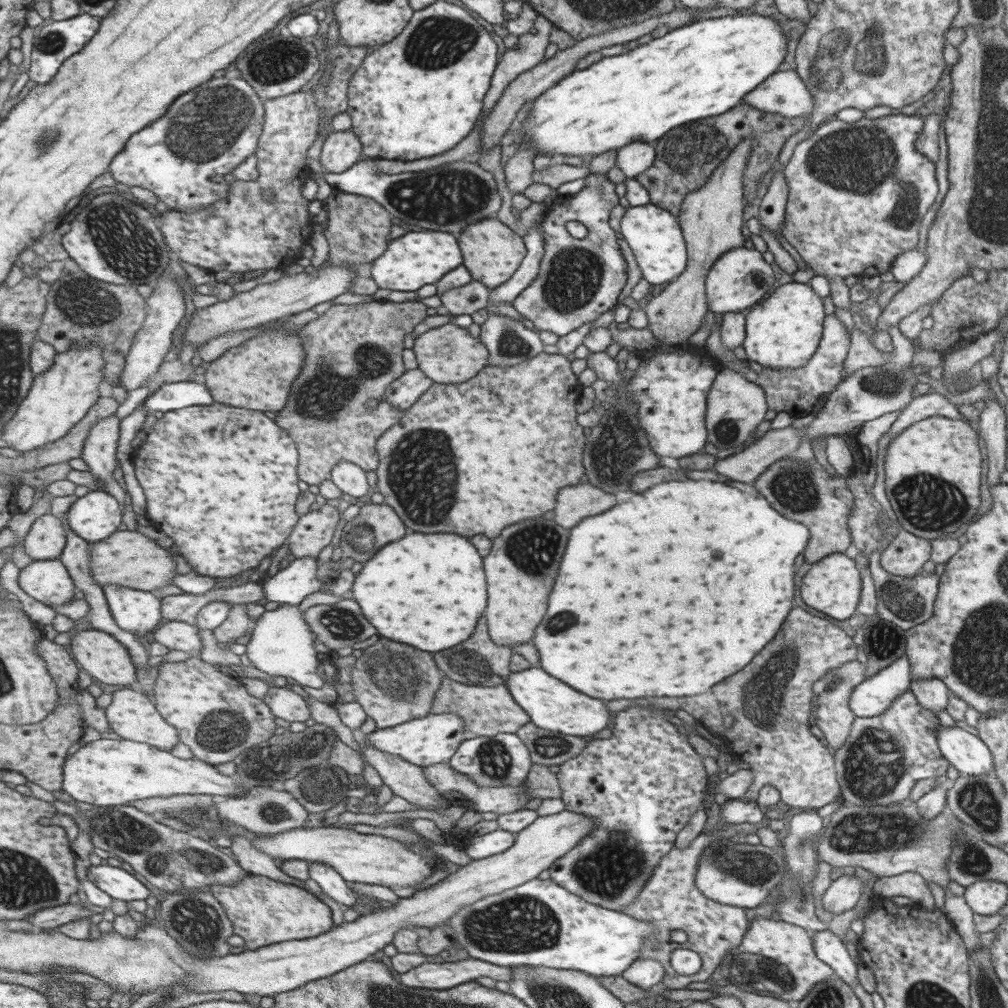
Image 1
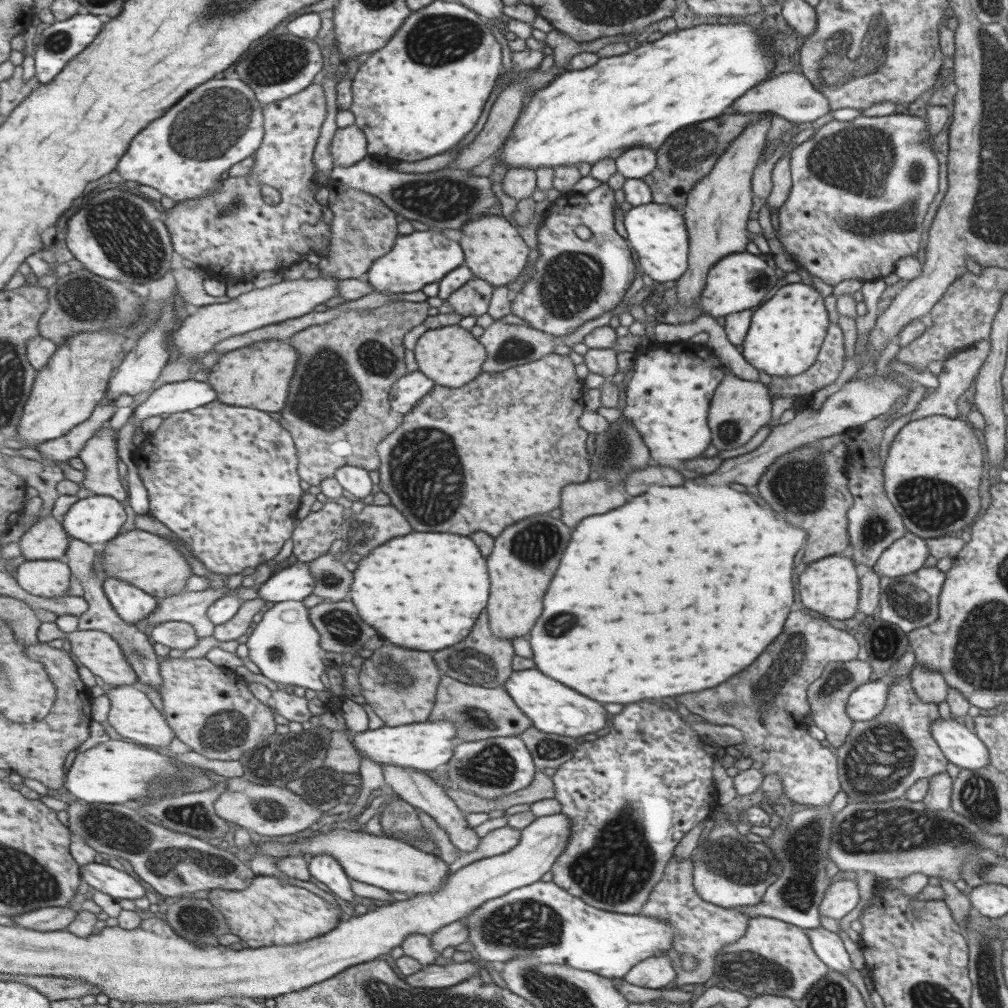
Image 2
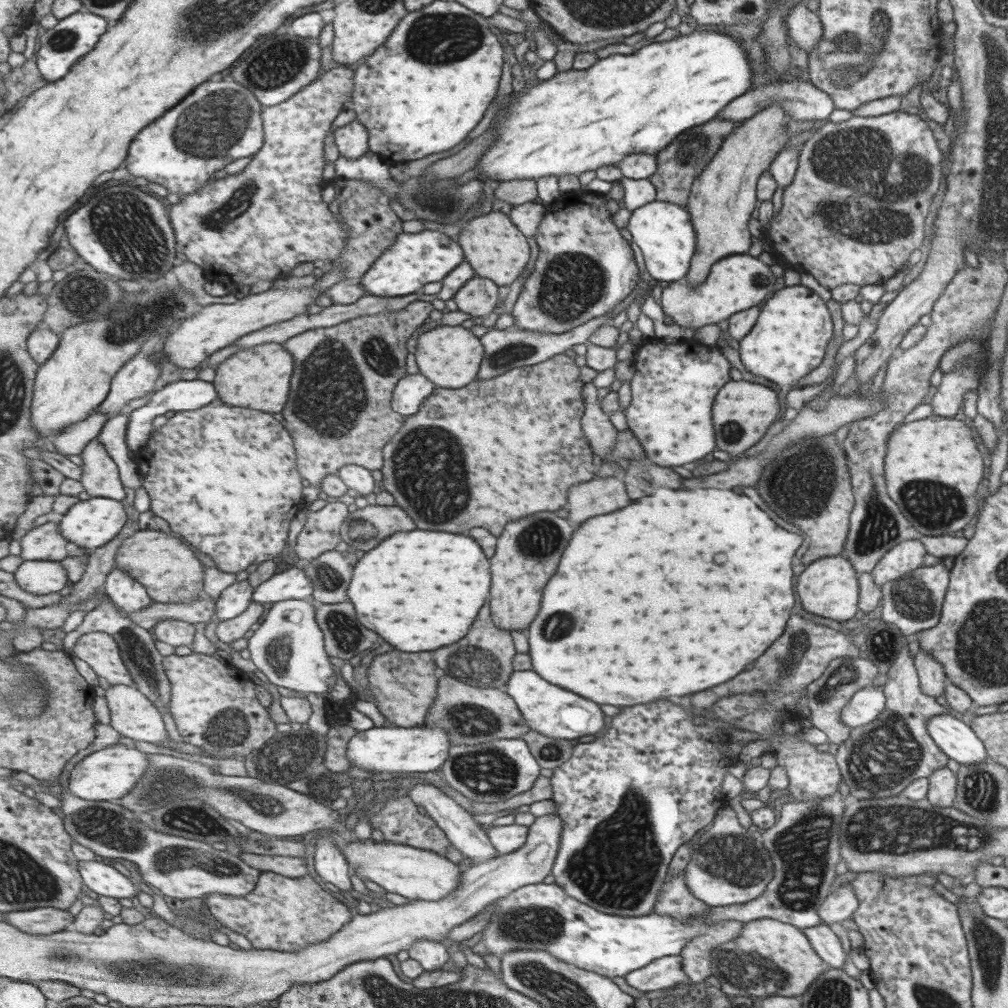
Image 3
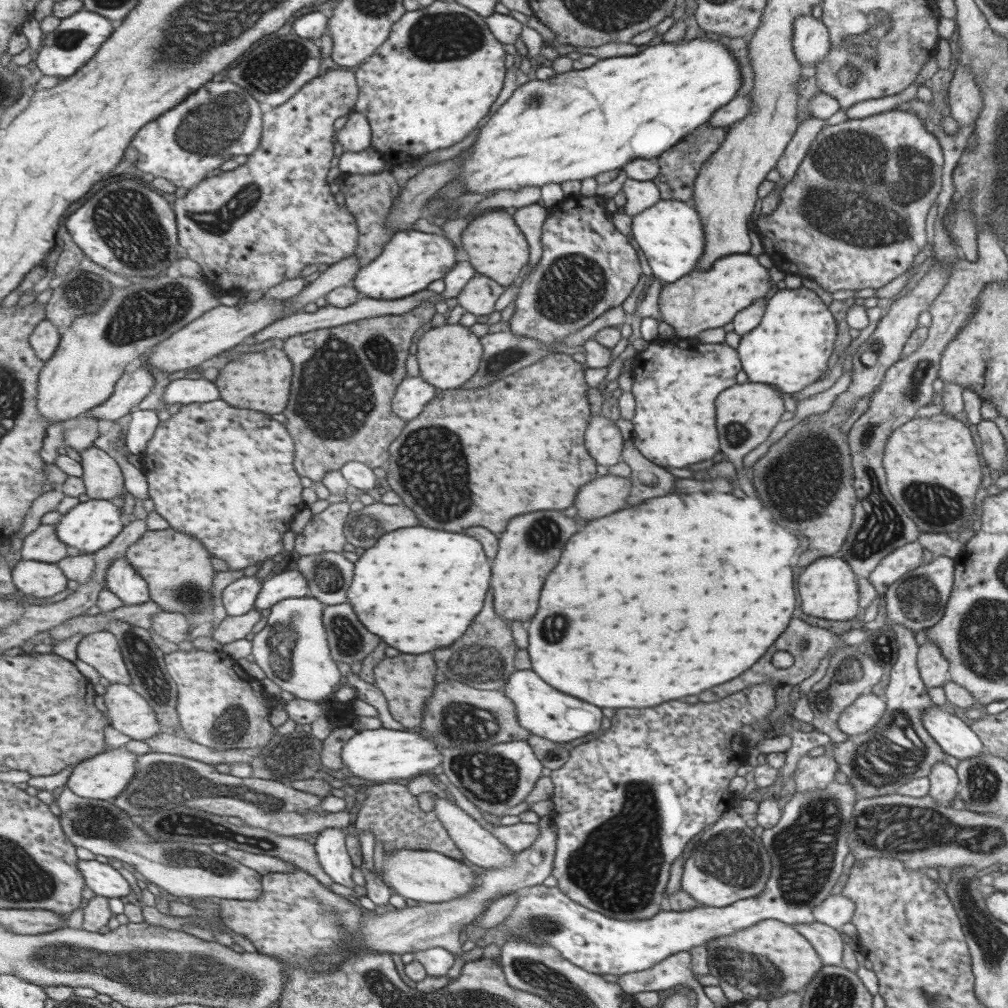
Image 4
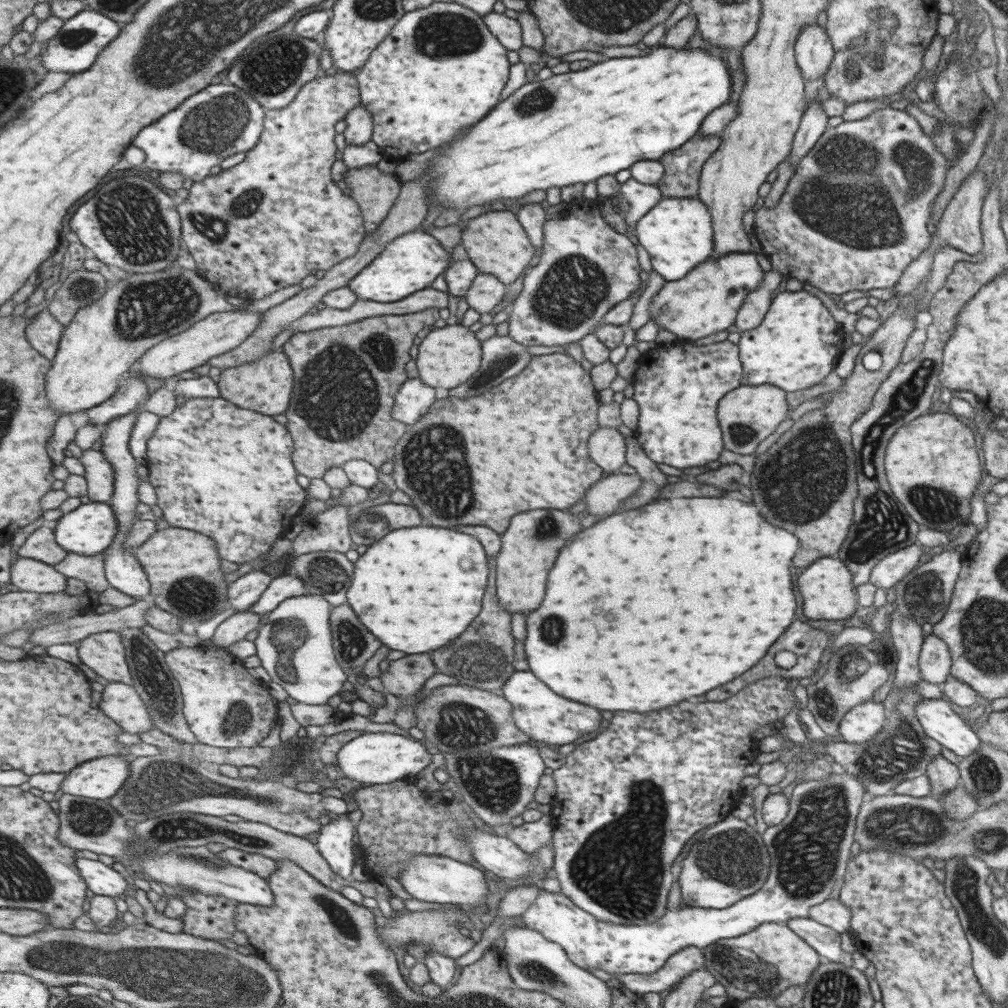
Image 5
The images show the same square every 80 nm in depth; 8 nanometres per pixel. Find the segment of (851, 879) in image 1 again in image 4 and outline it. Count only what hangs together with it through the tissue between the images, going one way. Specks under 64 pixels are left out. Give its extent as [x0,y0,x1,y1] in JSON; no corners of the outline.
[813,895,855,932]

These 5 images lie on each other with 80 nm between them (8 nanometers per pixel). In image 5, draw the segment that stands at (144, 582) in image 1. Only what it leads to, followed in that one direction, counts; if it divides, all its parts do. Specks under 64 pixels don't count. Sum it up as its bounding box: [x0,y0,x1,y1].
[135,526,231,620]

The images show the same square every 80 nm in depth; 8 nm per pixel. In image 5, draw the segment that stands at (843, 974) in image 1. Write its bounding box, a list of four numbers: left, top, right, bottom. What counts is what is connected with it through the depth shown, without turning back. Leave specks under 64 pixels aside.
[787,918,843,962]

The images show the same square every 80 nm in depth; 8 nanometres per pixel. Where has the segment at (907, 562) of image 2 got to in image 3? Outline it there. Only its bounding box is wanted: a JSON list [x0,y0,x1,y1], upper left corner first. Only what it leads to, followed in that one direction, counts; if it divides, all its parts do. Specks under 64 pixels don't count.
[870,539,927,584]

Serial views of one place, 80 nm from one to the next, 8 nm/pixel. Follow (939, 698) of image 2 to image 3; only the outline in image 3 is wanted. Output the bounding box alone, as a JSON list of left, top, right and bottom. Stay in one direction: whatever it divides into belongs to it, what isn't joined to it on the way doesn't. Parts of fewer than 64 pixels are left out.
[914,649,947,698]

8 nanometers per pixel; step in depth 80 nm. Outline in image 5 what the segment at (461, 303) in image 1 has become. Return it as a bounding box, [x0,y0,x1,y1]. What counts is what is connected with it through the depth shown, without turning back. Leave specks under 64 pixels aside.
[463,272,507,315]

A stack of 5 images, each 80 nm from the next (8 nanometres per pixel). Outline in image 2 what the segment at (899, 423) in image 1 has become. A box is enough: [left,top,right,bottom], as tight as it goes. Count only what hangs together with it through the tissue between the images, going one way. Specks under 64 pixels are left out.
[910,339,989,419]

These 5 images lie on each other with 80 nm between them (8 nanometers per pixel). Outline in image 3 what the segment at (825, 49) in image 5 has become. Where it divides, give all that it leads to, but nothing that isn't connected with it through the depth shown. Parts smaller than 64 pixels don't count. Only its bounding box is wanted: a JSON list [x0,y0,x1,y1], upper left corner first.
[785,2,823,53]

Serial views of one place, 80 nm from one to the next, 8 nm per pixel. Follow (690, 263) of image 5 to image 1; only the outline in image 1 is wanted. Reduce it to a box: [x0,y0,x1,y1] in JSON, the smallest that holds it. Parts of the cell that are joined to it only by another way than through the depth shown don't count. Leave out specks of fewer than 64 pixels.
[619,201,686,284]

